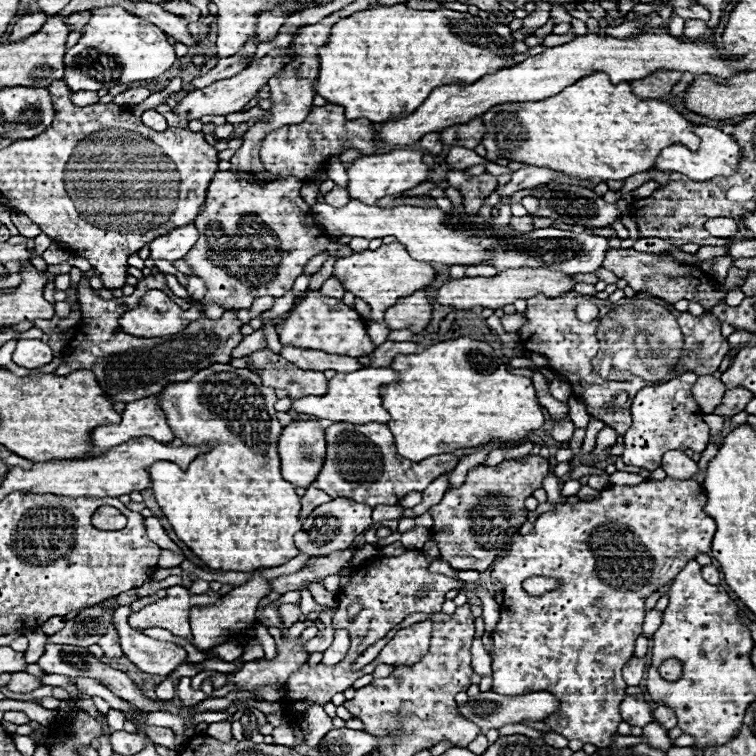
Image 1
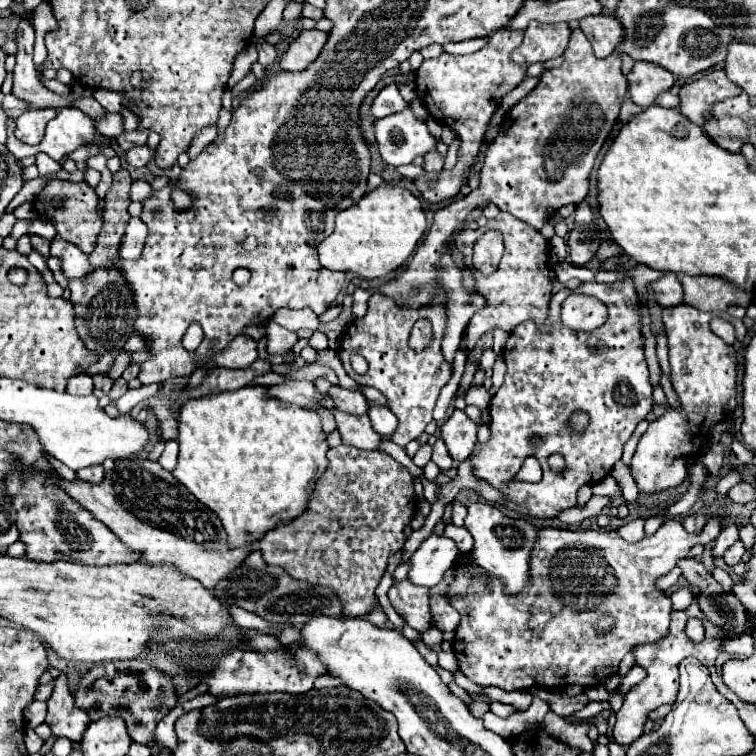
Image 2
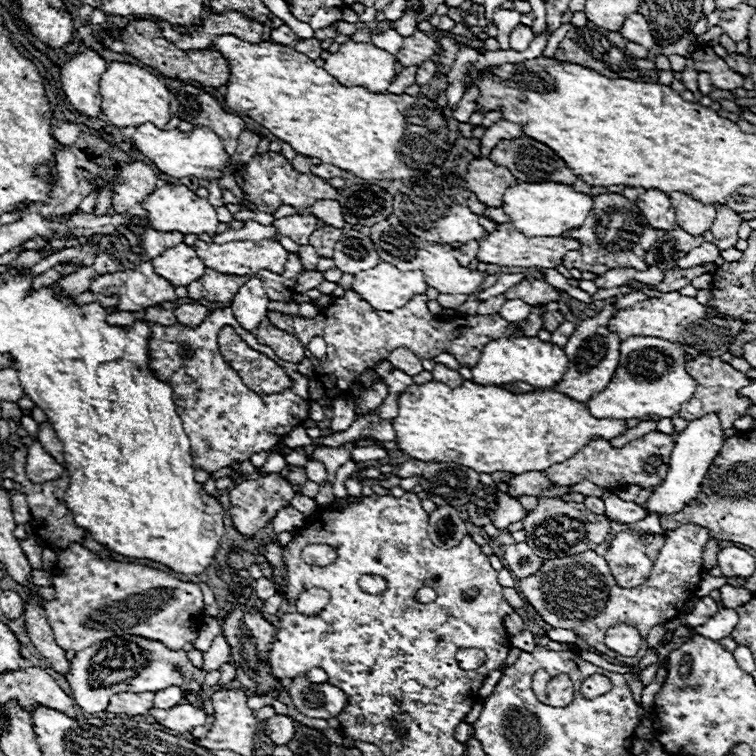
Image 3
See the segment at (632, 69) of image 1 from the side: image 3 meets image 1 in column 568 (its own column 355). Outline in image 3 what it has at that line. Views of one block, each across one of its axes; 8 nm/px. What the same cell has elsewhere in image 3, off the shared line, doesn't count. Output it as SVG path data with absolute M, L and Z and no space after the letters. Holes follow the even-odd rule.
M354 40L340 44L340 50L336 54L330 54L324 62L324 70L334 74L334 78L338 78L344 86L354 86L354 84L366 86L370 88L370 92L388 92L388 86L396 76L394 66L396 58L390 52L376 48L372 42L354 42Z

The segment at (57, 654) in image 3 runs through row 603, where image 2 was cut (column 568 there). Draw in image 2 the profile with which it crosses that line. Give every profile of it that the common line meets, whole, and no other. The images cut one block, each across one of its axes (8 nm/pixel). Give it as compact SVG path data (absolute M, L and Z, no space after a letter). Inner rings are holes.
M530 22L524 30L524 40L518 50L512 52L512 60L518 64L546 62L564 54L570 40L568 24L540 24Z

